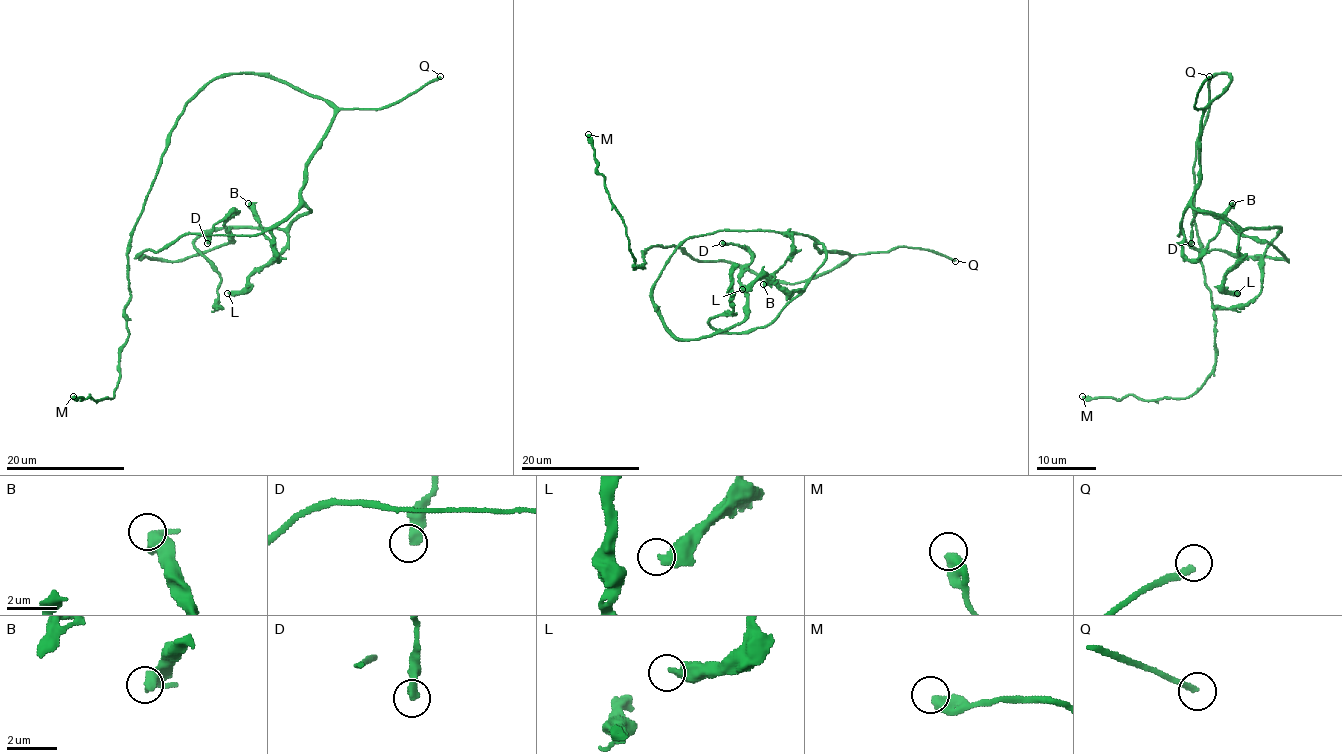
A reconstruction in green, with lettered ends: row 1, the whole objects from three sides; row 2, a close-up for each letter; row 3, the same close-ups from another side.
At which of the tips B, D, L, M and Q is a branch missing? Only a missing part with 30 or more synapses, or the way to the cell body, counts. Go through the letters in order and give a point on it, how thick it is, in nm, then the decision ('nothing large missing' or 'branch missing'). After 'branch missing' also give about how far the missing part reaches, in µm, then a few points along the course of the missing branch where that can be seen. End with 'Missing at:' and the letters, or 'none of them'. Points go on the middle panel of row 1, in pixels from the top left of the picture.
B: at (763, 284); 550 nm thick; nothing large missing
D: at (722, 243); 380 nm thick; nothing large missing
L: at (742, 289); 440 nm thick; nothing large missing
M: at (588, 134); 480 nm thick; nothing large missing
Q: at (955, 261); 200 nm thick; branch missing; about 250 µm are missing
Missing at: Q

